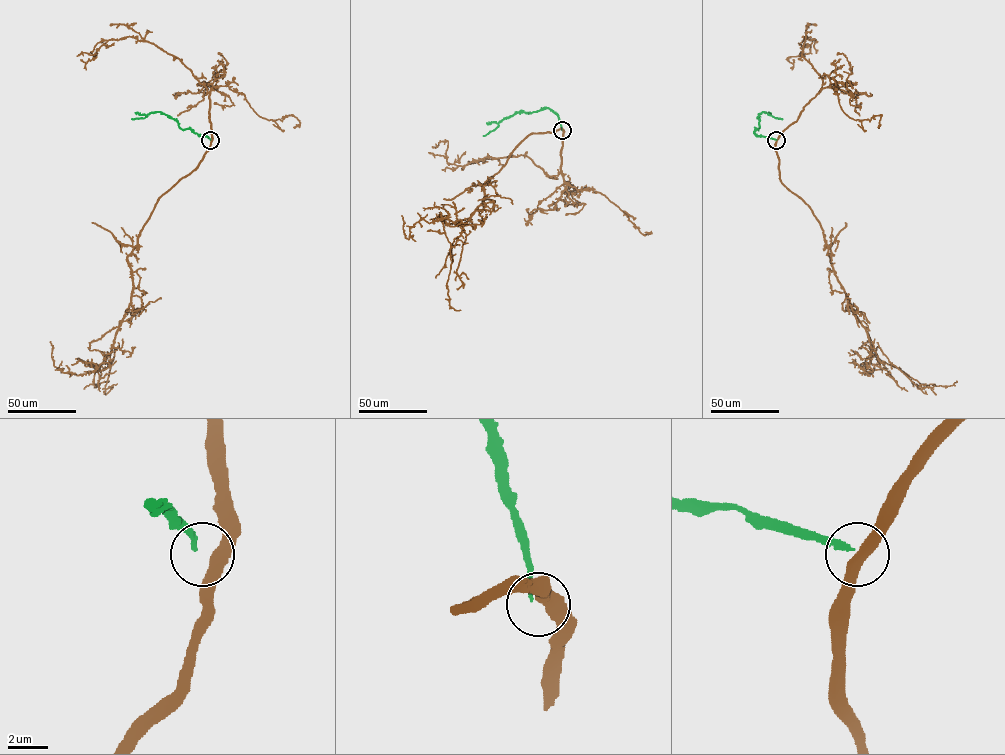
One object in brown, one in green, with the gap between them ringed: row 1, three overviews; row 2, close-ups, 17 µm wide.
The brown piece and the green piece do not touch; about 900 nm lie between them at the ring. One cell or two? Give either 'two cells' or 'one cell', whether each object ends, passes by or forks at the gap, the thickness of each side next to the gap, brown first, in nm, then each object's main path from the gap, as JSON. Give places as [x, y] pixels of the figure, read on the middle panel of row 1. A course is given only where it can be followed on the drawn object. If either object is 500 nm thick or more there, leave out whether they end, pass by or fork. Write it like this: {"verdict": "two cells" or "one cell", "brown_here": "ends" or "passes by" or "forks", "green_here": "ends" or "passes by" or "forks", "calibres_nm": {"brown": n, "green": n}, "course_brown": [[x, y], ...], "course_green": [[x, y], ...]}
{"verdict": "two cells", "calibres_nm": {"brown": 500, "green": 240}, "course_brown": [[562, 130], [529, 134], [479, 183], [483, 201], [463, 225], [447, 216], [421, 219], [408, 239], [402, 216]], "course_green": [[561, 130], [558, 116], [544, 107], [504, 117], [483, 136]]}

